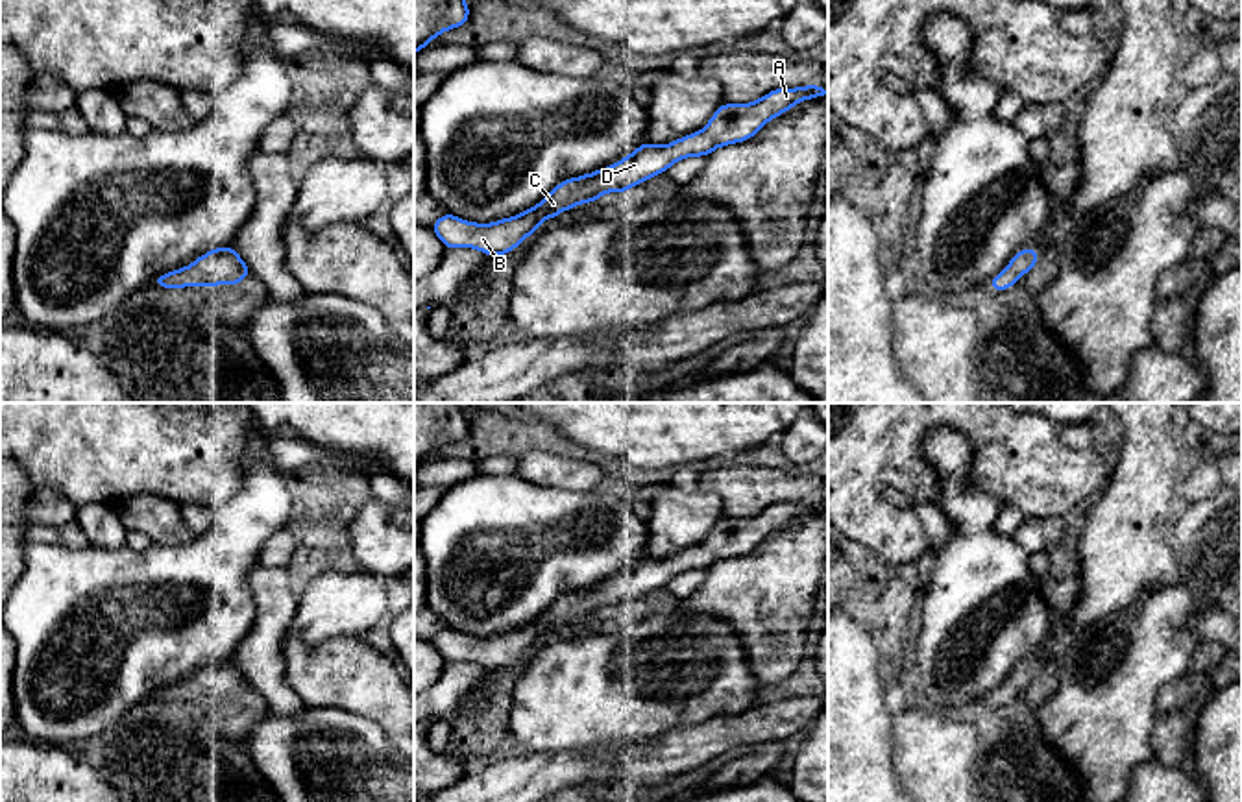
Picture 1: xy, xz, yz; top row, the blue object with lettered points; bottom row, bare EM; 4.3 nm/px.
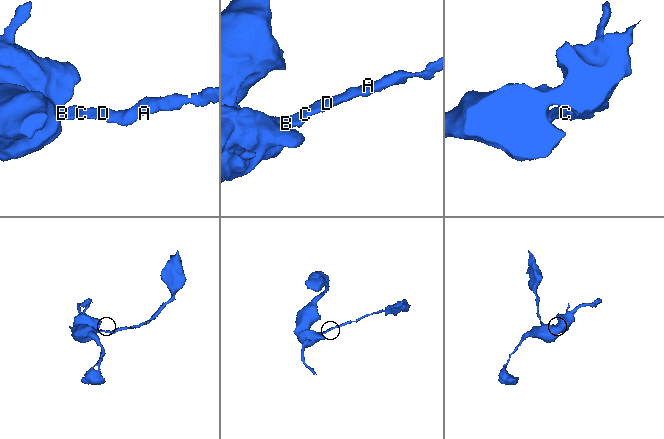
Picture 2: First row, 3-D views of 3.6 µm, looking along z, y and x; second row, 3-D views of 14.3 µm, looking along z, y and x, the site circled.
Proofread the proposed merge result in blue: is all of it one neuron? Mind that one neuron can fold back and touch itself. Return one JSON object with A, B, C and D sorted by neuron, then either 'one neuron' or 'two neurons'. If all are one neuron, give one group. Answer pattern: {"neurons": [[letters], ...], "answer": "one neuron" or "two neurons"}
{"neurons": [["A", "B", "C", "D"]], "answer": "one neuron"}

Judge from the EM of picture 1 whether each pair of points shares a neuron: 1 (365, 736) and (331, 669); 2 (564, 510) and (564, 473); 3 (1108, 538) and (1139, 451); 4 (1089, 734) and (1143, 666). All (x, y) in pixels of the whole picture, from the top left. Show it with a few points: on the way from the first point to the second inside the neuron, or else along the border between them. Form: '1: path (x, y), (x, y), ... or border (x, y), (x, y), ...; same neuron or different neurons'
1: border (311, 704), (350, 710), (368, 717), (389, 740); different neurons
2: border (523, 479), (560, 490), (596, 490); different neurons
3: path (1130, 516), (1139, 505), (1139, 473); same neuron
4: path (1100, 717), (1104, 704), (1126, 682); same neuron

